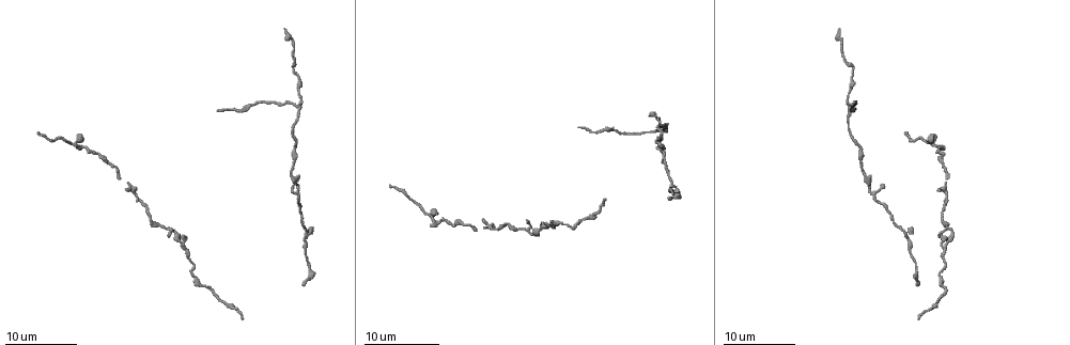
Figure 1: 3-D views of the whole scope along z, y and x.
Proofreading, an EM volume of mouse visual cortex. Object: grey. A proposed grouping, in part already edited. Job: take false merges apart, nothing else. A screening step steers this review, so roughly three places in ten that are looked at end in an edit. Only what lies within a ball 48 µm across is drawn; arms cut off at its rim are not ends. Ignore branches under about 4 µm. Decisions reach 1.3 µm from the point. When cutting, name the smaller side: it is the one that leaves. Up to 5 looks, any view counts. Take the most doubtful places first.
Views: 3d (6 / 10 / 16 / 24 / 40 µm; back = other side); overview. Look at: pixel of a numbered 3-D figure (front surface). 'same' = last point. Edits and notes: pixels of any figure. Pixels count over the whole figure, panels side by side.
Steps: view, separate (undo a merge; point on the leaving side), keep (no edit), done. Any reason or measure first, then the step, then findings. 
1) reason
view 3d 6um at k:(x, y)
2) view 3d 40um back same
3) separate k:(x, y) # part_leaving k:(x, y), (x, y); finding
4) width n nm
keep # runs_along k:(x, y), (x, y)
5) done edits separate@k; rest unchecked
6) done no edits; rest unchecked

three arms meet
view 3d 24um at 1:(296, 104)

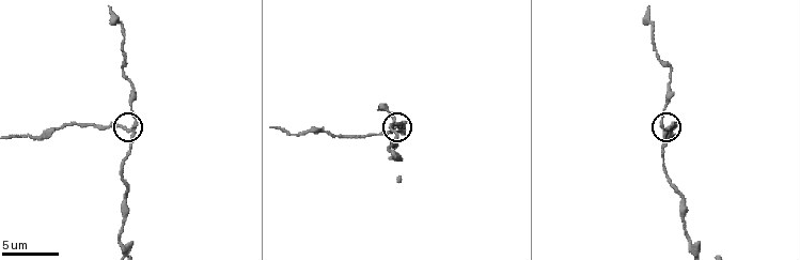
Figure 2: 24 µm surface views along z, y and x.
view 3d 6um at 2:(666, 127)

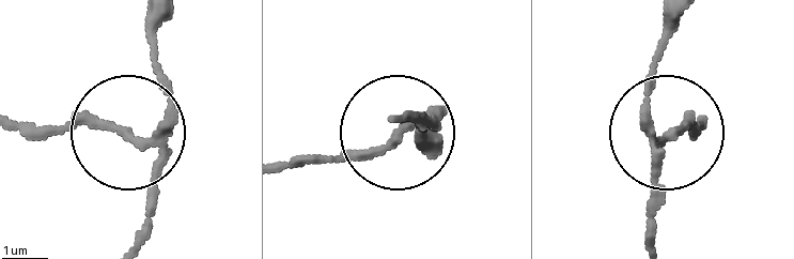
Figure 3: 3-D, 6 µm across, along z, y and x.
arms 3
separate 3:(96, 127) # part_leaving 3:(146, 142), (81, 119), (47, 131), (13, 123); two neurons meet here

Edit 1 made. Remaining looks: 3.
view overview

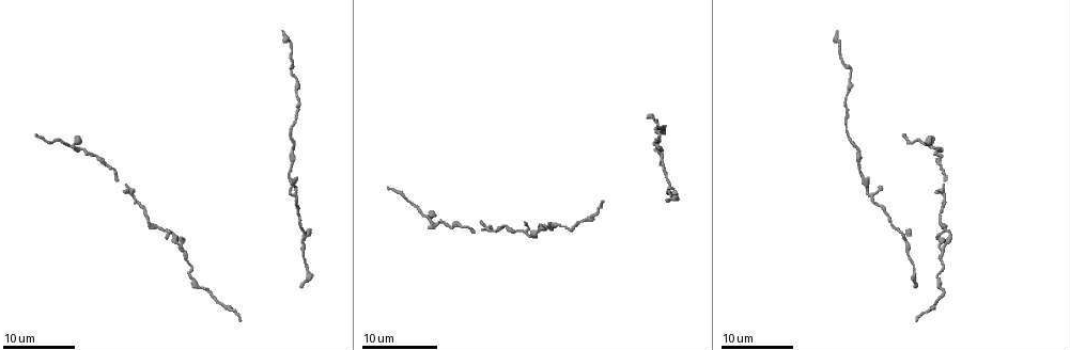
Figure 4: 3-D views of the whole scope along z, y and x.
three arms meet
view 3d 16um at 4:(904, 236)

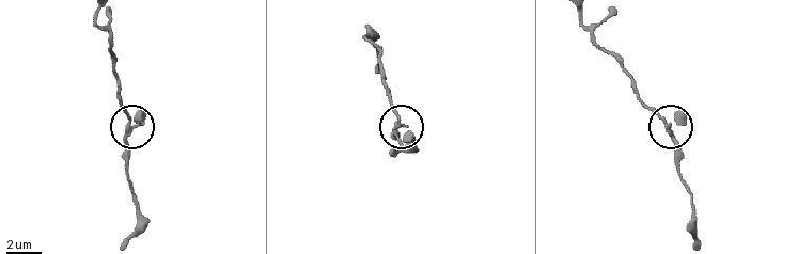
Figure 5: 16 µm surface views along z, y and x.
view 3d 10um at 5:(399, 123)

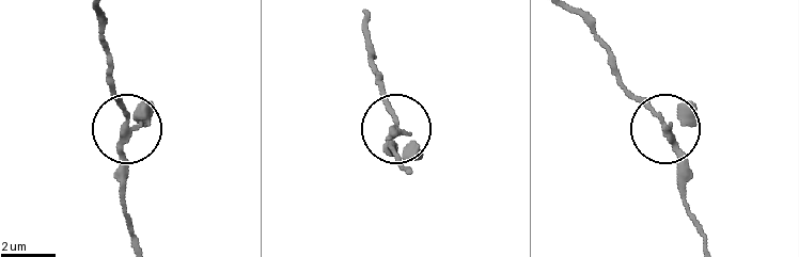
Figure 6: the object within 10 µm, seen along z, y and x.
arms 3
keep # one neuron here

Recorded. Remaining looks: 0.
done edits separate@3; rest unchecked

